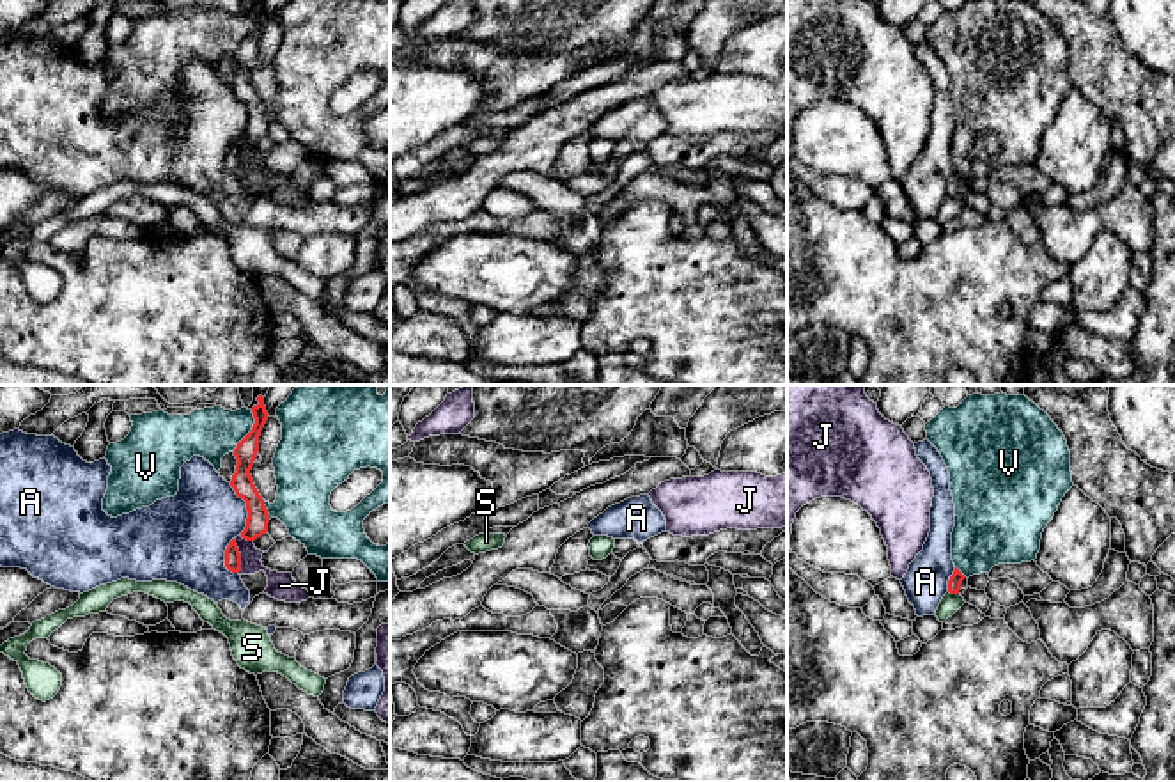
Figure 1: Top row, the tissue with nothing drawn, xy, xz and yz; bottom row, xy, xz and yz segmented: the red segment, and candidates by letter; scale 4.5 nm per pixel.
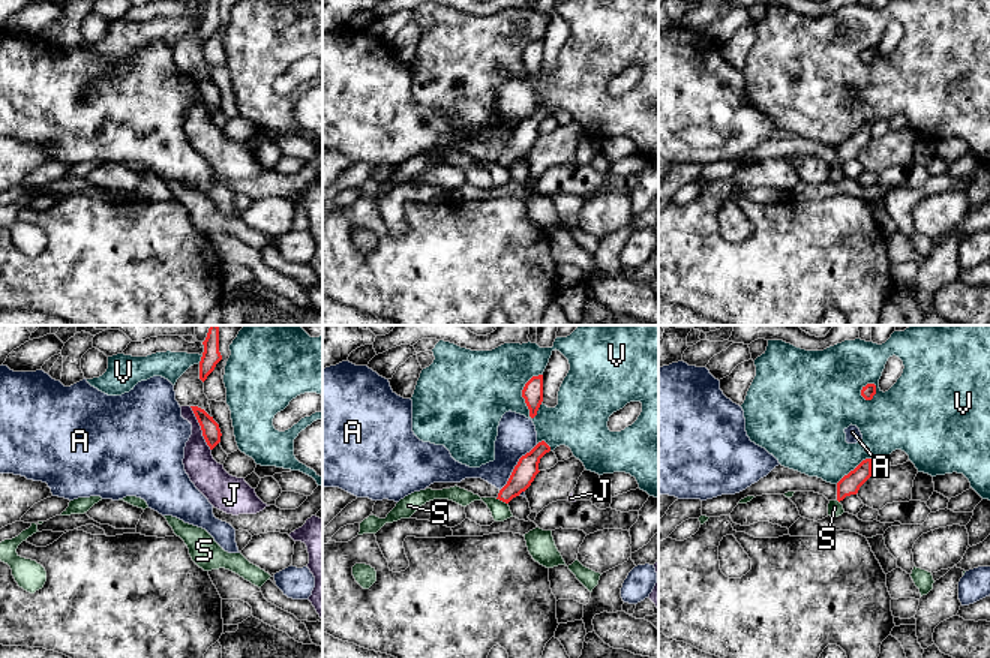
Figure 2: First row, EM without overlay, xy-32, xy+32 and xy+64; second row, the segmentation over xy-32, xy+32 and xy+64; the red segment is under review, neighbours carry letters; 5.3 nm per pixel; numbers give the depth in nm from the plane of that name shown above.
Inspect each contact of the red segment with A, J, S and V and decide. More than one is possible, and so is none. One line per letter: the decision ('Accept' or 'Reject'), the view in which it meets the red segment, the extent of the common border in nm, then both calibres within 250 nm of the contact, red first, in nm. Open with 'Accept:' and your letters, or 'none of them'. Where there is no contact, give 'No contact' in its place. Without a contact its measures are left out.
Accept: none of them
A: Reject. Touches red in xy. Shared border 240 nm. Thickness 100 nm (red) against 340 nm
J: Reject. Touches red in xy. Shared border 160 nm. Thickness 80 nm (red) against 130 nm
S: Reject. Touches red in yz. Shared border 50 nm. Thickness 60 nm (red) against 90 nm
V: Reject. Touches red in xy. Shared border 220 nm. Thickness 100 nm (red) against 240 nm

